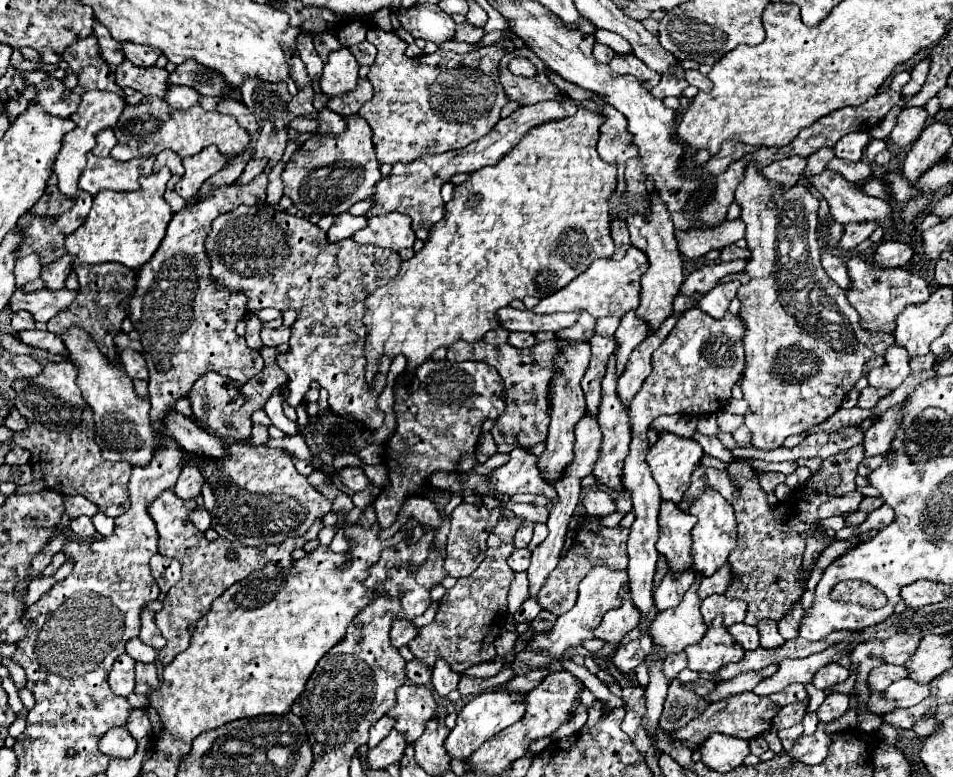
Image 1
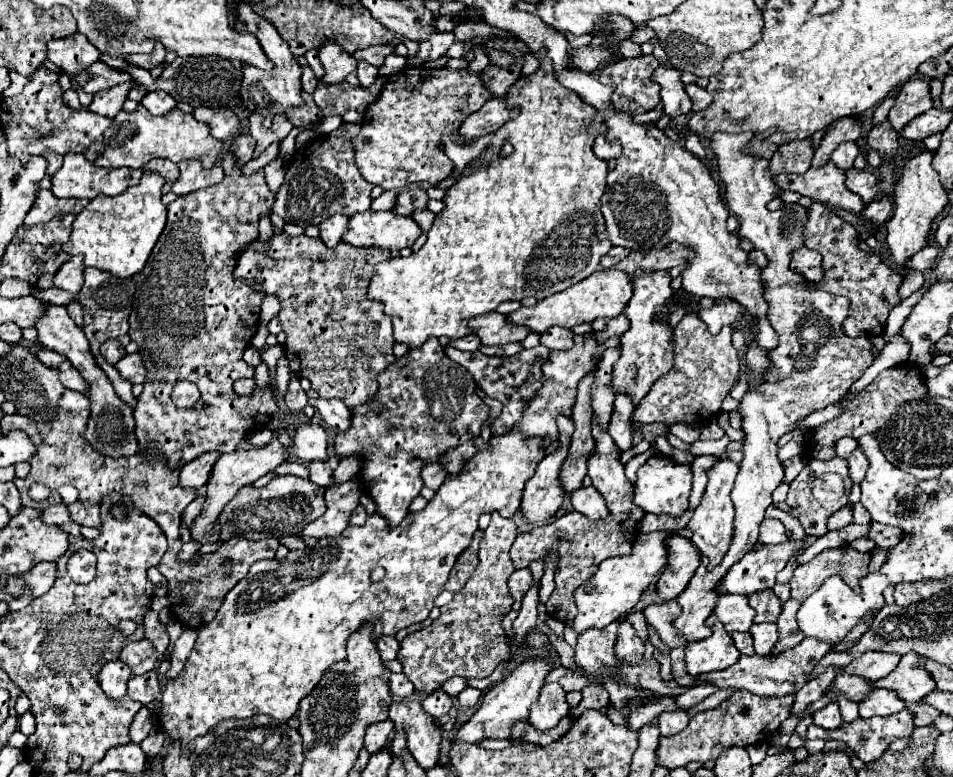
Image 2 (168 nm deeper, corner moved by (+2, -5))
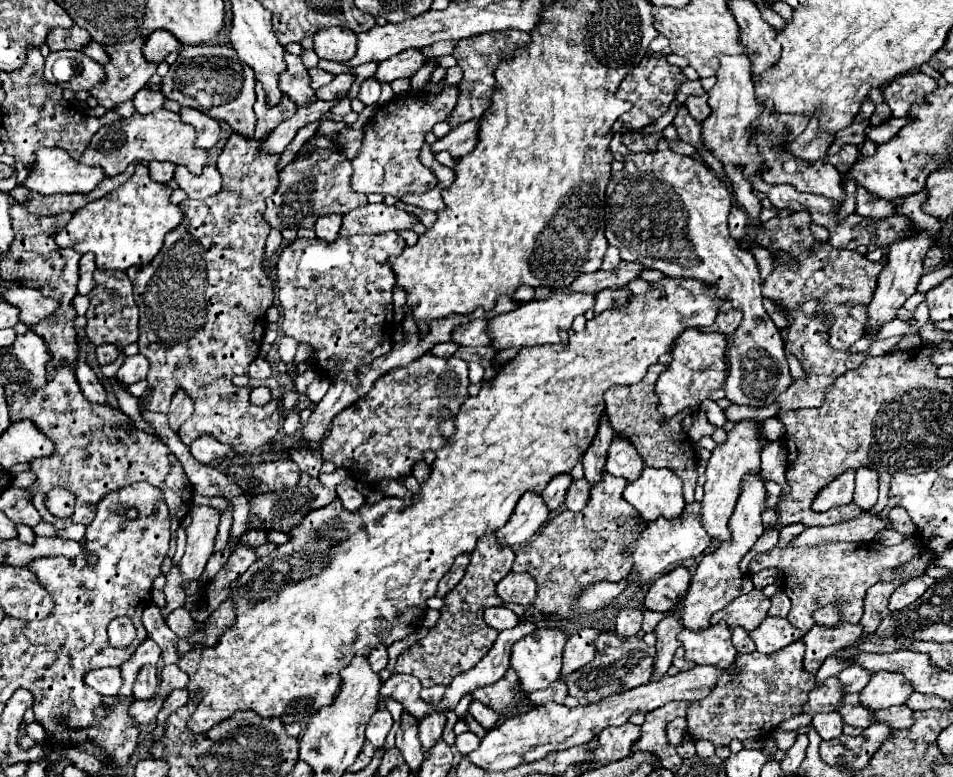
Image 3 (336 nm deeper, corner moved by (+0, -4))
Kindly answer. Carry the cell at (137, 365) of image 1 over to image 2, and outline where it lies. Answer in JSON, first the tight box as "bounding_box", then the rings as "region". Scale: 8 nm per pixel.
{"bounding_box":[115,353,145,383],"region":[[[139,353],[125,355],[121,361],[115,363],[115,369],[129,383],[143,383],[145,381],[145,367],[143,367],[143,361],[141,361]]]}

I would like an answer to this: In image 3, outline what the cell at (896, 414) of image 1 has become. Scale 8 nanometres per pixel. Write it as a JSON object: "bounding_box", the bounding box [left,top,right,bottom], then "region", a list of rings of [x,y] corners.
{"bounding_box":[813,468,855,512],"region":[[[849,468],[841,476],[837,476],[825,490],[821,490],[813,502],[815,512],[825,512],[833,506],[849,504],[853,500],[853,490],[855,490],[855,470]]]}

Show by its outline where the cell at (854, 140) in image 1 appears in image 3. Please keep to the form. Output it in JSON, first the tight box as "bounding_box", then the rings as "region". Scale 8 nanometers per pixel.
{"bounding_box":[825,144,859,176],"region":[[[847,144],[847,146],[843,146],[837,154],[827,156],[825,160],[827,160],[829,164],[833,164],[833,166],[845,176],[845,174],[849,172],[849,168],[857,162],[857,158],[859,158],[859,148],[853,146],[853,144]]]}

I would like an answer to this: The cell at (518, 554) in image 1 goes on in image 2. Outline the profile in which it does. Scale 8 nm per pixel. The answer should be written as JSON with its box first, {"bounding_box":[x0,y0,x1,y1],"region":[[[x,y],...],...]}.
{"bounding_box":[507,569,533,601],"region":[[[517,569],[509,581],[507,581],[507,587],[509,587],[509,595],[515,599],[515,601],[521,601],[523,595],[527,593],[527,589],[531,587],[533,583],[533,577],[531,577],[531,571],[529,569]]]}

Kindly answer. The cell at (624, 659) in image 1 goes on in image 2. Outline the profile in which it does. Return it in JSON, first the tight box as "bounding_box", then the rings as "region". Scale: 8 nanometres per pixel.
{"bounding_box":[615,621,643,665],"region":[[[621,621],[617,641],[615,641],[615,655],[631,665],[643,657],[643,641],[637,637],[635,629],[631,627],[629,621]]]}

